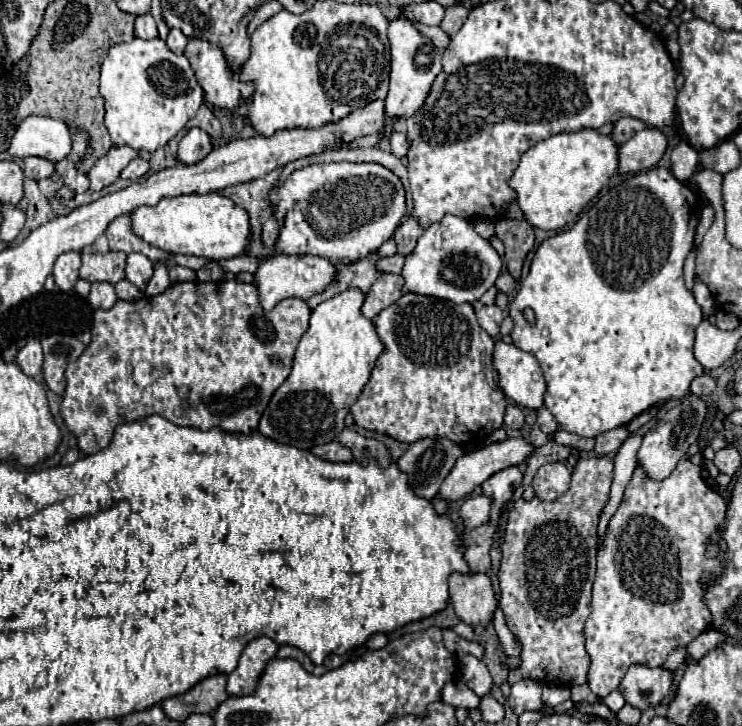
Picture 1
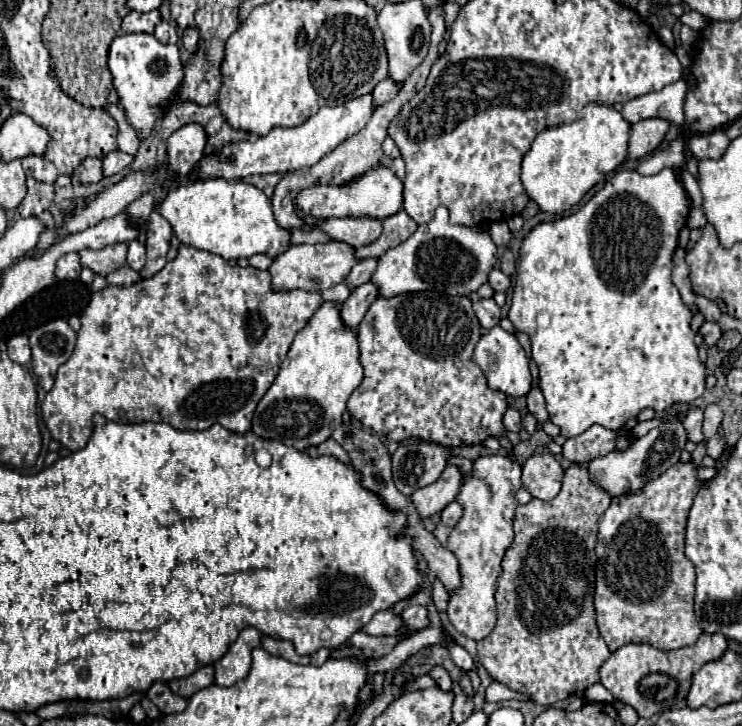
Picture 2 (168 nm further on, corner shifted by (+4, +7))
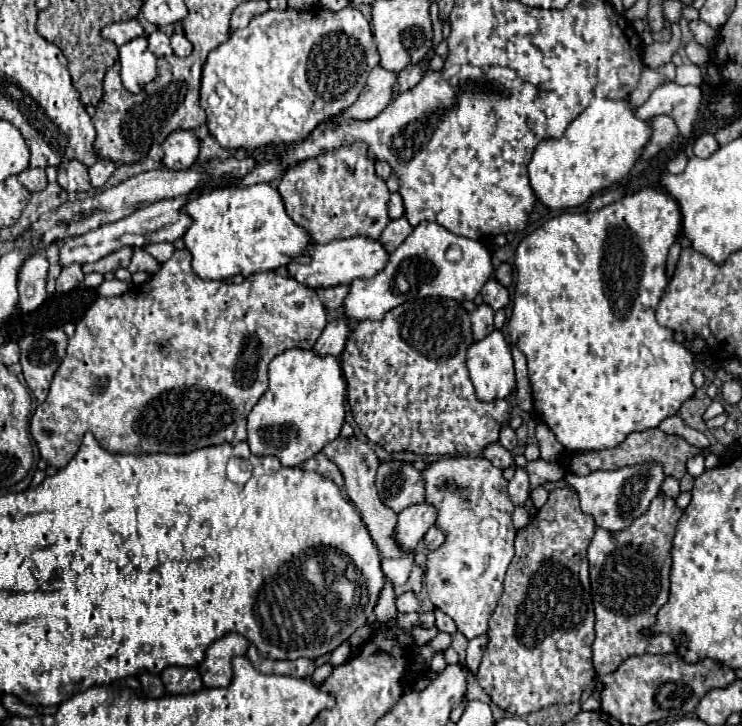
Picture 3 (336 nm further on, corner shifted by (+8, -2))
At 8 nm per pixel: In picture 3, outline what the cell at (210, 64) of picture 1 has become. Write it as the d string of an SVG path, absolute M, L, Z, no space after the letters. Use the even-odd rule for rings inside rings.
M175 32L171 36L171 46L173 46L173 54L175 56L189 56L191 54L191 42L185 38L183 32Z

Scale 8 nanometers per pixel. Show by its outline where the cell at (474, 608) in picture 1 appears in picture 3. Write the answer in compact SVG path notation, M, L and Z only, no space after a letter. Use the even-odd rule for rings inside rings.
M349 436L349 438L335 438L333 442L329 442L325 448L323 448L323 454L339 468L339 472L343 474L343 480L345 480L345 492L347 496L353 500L353 504L357 506L357 510L361 512L361 518L373 538L373 542L377 544L379 552L383 558L399 558L401 554L405 554L395 538L393 538L393 530L395 530L395 524L397 524L397 514L393 514L393 510L389 510L387 506L381 506L381 500L377 498L377 488L375 488L375 472L377 472L377 466L379 466L379 458L377 454L371 450L371 446L355 436Z

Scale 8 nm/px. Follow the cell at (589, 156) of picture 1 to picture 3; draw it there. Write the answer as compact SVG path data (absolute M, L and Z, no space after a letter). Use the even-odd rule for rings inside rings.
M593 98L565 134L541 142L529 162L529 180L537 198L555 210L581 206L591 194L625 178L651 138L651 122L635 116L629 98Z

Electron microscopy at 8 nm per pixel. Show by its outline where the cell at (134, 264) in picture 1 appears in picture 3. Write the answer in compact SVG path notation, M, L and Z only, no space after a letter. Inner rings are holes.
M137 248L137 250L133 252L131 264L129 264L129 270L131 270L131 272L147 272L147 274L155 274L159 268L161 268L161 264L159 264L151 254L147 254L145 250Z

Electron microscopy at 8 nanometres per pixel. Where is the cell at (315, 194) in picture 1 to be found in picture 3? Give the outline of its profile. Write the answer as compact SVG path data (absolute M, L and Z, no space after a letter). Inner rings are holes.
M399 192L391 194L389 200L389 218L403 218L405 216L405 206L403 206L403 198Z

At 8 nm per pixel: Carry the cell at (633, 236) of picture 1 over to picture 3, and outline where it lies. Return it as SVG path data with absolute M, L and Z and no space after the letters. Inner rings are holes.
M639 190L631 196L625 196L597 212L585 212L585 214L561 214L557 218L551 218L541 228L537 228L533 234L521 240L517 252L515 252L515 268L517 268L517 286L515 286L515 298L513 298L513 312L509 318L509 334L511 344L515 344L527 358L527 370L529 370L529 382L533 390L533 408L537 416L555 432L557 440L565 446L569 452L583 452L583 450L605 450L619 446L631 432L643 432L649 428L657 428L665 418L675 416L685 400L689 400L695 394L695 386L691 382L691 376L695 372L695 360L691 352L683 346L673 342L673 332L669 328L659 326L655 320L655 306L667 286L667 274L665 274L665 262L667 252L671 244L677 240L681 228L681 214L677 208L677 202L673 202L665 192L661 190Z

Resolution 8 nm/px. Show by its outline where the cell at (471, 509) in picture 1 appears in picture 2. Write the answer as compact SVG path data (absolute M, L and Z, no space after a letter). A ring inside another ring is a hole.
M453 501L453 503L449 503L449 505L441 511L441 521L443 521L447 527L455 527L455 523L461 519L461 515L463 515L461 503Z

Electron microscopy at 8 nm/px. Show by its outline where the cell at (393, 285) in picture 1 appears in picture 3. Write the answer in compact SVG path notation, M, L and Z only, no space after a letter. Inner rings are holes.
M337 318L337 320L333 320L325 326L325 330L319 336L319 340L315 342L313 350L319 356L339 356L343 352L343 346L345 346L345 340L347 340L349 332L351 332L349 322Z

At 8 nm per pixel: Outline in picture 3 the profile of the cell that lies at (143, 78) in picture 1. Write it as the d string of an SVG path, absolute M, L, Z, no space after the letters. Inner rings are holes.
M139 36L119 48L121 80L129 92L139 92L141 84L157 76L157 58L147 50L147 38Z

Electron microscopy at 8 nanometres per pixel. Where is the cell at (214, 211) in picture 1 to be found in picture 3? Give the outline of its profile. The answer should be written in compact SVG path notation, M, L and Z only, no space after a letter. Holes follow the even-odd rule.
M267 182L247 188L215 188L189 202L185 212L193 218L193 226L185 232L183 242L193 254L195 274L203 280L227 280L237 274L249 278L251 274L309 260L309 232L289 218L279 190Z

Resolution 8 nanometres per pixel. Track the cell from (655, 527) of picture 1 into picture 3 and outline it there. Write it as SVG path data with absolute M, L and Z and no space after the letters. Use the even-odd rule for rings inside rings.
M659 494L649 510L637 518L621 534L609 534L609 530L595 530L589 544L587 558L591 570L591 592L595 608L595 642L593 642L593 666L599 676L611 674L623 660L655 652L669 654L675 650L673 640L667 634L645 638L641 632L657 620L659 608L669 596L669 570L671 570L671 542L675 526L681 518L681 510L673 498Z

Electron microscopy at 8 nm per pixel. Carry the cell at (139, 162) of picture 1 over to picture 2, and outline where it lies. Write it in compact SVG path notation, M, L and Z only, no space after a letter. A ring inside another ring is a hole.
M113 151L113 153L109 153L109 155L103 157L103 173L105 173L105 175L115 175L115 173L119 173L121 169L129 167L129 165L133 163L133 159L135 159L135 157L129 155L129 153Z

